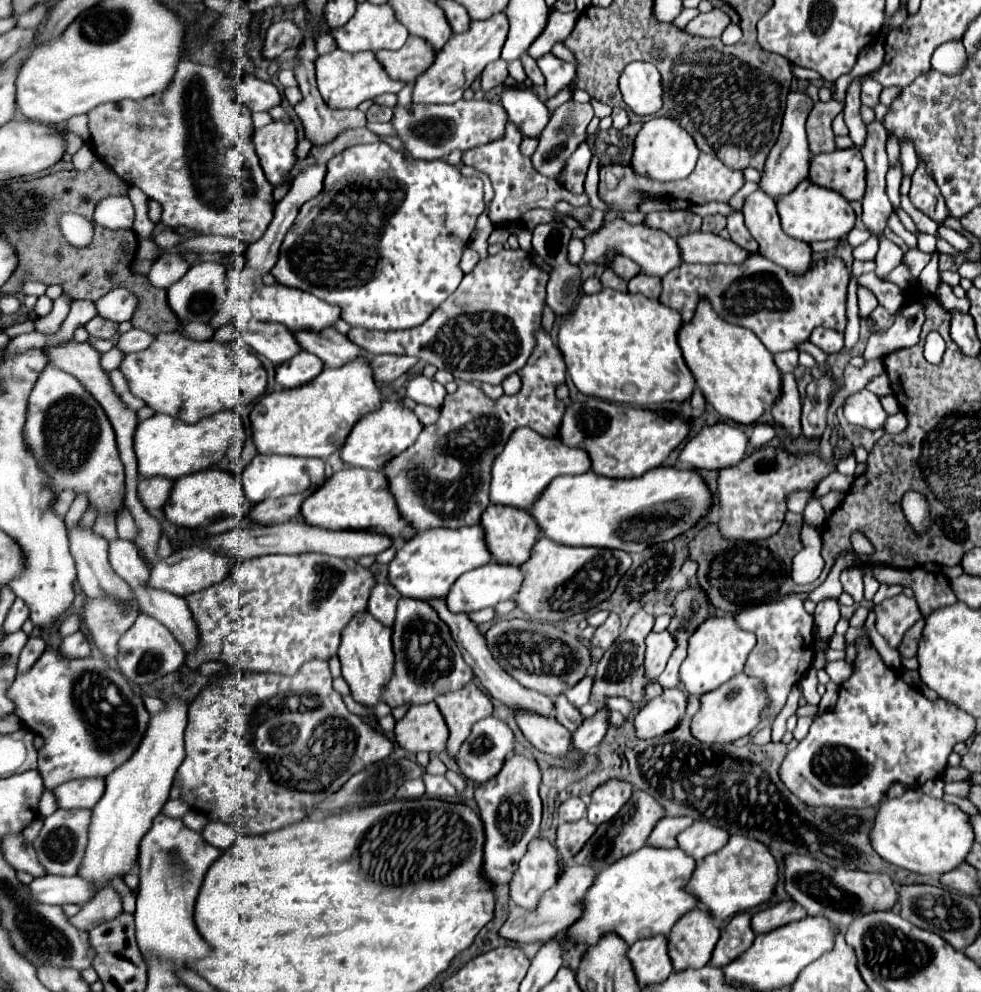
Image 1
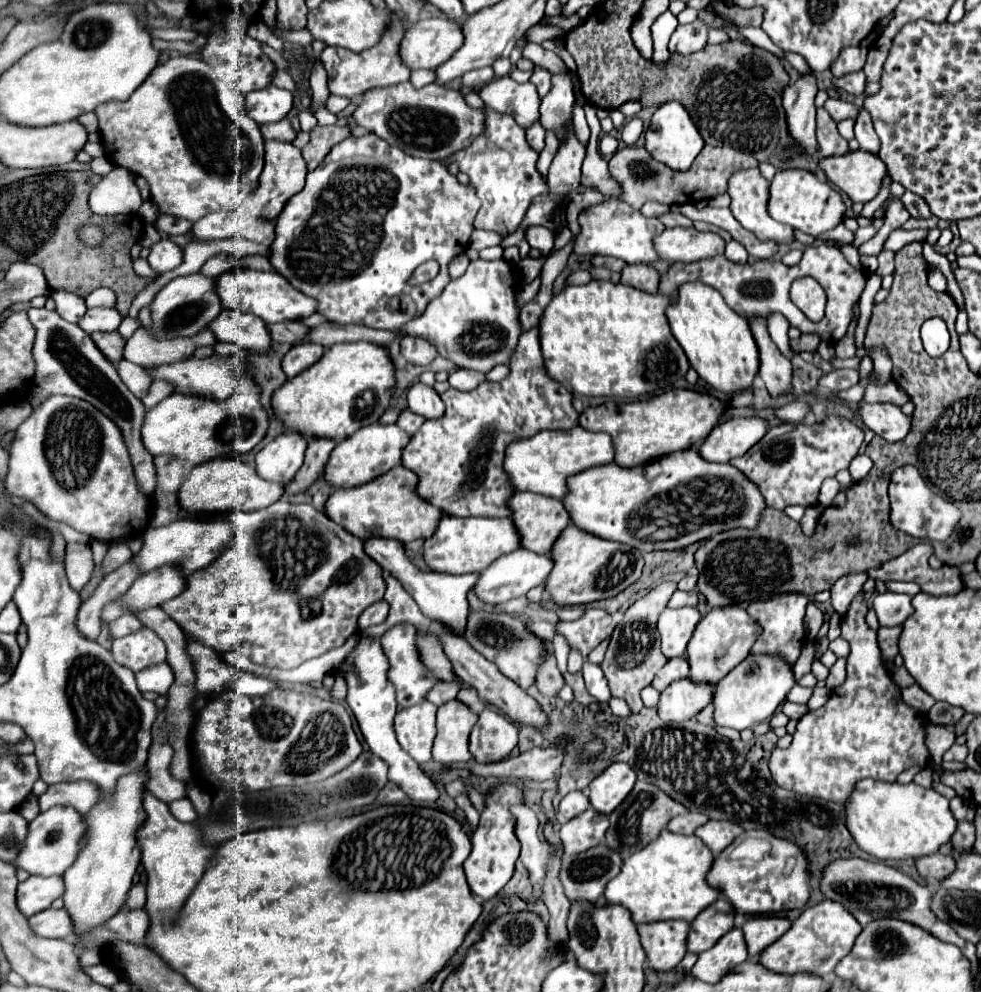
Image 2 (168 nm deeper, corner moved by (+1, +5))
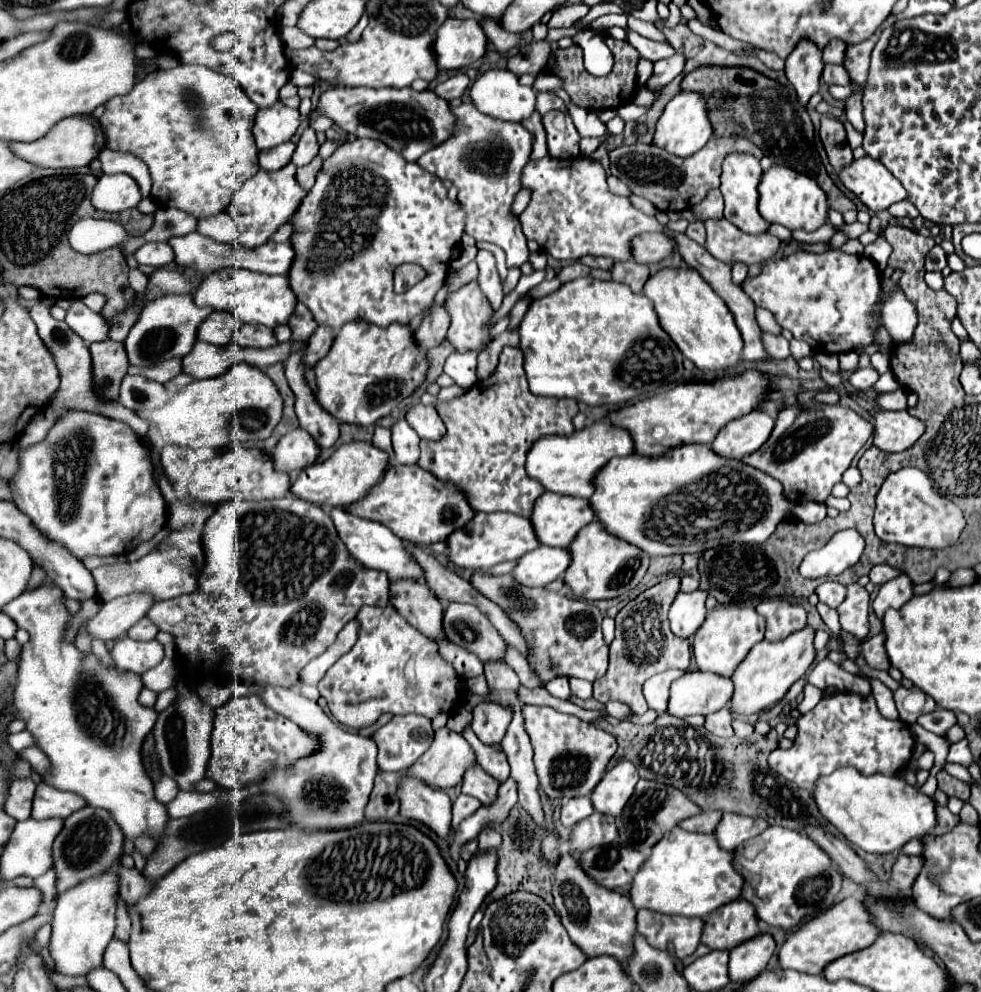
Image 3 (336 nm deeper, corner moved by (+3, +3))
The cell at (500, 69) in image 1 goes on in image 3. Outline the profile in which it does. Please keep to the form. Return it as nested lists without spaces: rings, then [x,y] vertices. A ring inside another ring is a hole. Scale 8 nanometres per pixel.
[[[459,71],[459,73],[455,73],[453,77],[449,77],[447,81],[439,83],[439,85],[433,85],[433,91],[437,91],[437,95],[445,97],[447,101],[451,101],[451,99],[461,97],[461,95],[467,91],[469,83],[471,83],[469,75],[467,75],[465,71]]]

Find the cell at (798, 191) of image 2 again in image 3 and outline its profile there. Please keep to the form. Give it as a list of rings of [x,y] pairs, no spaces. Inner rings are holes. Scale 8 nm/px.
[[[773,165],[769,171],[763,173],[761,185],[759,185],[759,213],[769,223],[785,225],[787,229],[803,229],[803,231],[815,231],[827,221],[829,205],[827,195],[823,189],[819,189],[817,181],[811,177],[805,177],[789,167]]]

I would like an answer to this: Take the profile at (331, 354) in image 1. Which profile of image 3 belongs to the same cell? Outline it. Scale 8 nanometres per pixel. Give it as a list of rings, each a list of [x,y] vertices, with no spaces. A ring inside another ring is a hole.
[[[243,325],[235,335],[235,343],[241,347],[271,347],[277,339],[275,331],[265,325]]]

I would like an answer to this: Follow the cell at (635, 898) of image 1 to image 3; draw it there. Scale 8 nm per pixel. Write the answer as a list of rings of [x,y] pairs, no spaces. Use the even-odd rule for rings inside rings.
[[[675,827],[653,845],[649,859],[631,881],[629,899],[635,909],[703,919],[717,907],[735,901],[741,895],[741,885],[741,875],[731,865],[731,853],[719,849],[713,833],[689,833]]]

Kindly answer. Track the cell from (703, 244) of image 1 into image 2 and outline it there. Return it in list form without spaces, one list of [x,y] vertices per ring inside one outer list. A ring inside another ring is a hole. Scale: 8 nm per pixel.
[[[665,229],[655,237],[655,251],[665,261],[699,261],[705,257],[723,255],[725,241],[715,233],[691,229]]]

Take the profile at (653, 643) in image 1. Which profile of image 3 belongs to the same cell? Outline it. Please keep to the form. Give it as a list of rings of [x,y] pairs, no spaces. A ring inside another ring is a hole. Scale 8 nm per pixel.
[[[697,589],[693,593],[679,591],[671,609],[669,609],[669,625],[675,637],[689,639],[705,621],[705,599],[707,593]]]

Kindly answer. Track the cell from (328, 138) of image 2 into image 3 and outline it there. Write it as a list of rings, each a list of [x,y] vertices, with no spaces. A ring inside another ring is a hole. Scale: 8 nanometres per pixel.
[[[315,155],[315,159],[309,163],[309,165],[305,165],[305,167],[299,167],[297,169],[297,181],[301,181],[301,185],[305,187],[305,191],[309,191],[311,189],[311,185],[313,185],[313,181],[315,181],[315,175],[317,175],[317,171],[321,169],[321,157],[319,155]]]

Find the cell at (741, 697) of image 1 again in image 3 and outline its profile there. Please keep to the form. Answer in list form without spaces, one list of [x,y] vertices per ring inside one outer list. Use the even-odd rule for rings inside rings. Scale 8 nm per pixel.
[[[805,627],[805,631],[797,631],[789,635],[785,641],[757,643],[749,655],[737,665],[735,673],[731,675],[733,681],[733,695],[729,701],[729,711],[735,715],[759,715],[761,711],[773,707],[777,701],[783,699],[783,695],[789,691],[789,687],[809,671],[809,665],[815,659],[813,649],[813,627]],[[753,661],[753,663],[751,663]],[[765,663],[765,665],[763,665]]]

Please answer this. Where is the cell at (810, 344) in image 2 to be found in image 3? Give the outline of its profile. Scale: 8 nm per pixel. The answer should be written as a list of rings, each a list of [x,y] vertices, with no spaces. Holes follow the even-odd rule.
[[[765,333],[765,349],[769,349],[769,353],[773,353],[775,359],[787,359],[791,355],[789,341],[781,335],[775,337],[771,333]]]

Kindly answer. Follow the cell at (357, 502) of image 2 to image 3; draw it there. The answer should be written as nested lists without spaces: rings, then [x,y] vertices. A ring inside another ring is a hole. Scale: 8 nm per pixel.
[[[393,465],[387,469],[385,477],[373,485],[373,489],[357,503],[347,507],[355,517],[377,521],[389,527],[399,539],[415,545],[427,545],[435,541],[445,541],[453,529],[465,525],[475,513],[467,507],[465,495],[453,485],[443,485],[433,475],[417,465]]]

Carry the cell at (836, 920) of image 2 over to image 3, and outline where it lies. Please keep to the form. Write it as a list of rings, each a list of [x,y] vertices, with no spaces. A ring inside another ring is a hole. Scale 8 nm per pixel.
[[[847,897],[831,905],[821,915],[805,921],[795,933],[787,937],[787,941],[779,949],[779,967],[819,975],[835,959],[869,947],[875,941],[877,933],[879,929],[871,925],[867,907],[857,897]]]

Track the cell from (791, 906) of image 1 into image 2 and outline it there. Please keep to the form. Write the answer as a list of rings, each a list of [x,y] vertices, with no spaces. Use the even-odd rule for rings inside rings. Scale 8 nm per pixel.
[[[751,917],[743,925],[743,939],[747,943],[749,957],[759,957],[763,949],[775,943],[785,931],[789,931],[791,921],[785,917]]]

